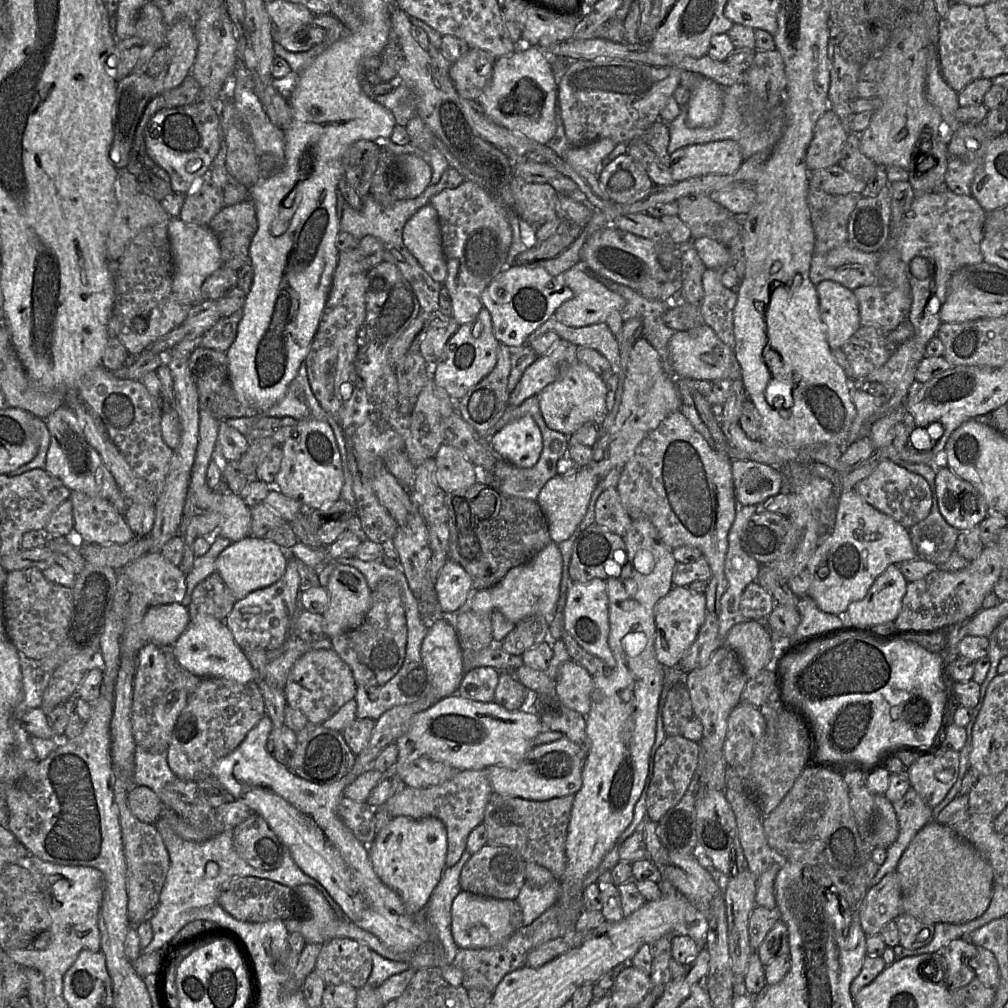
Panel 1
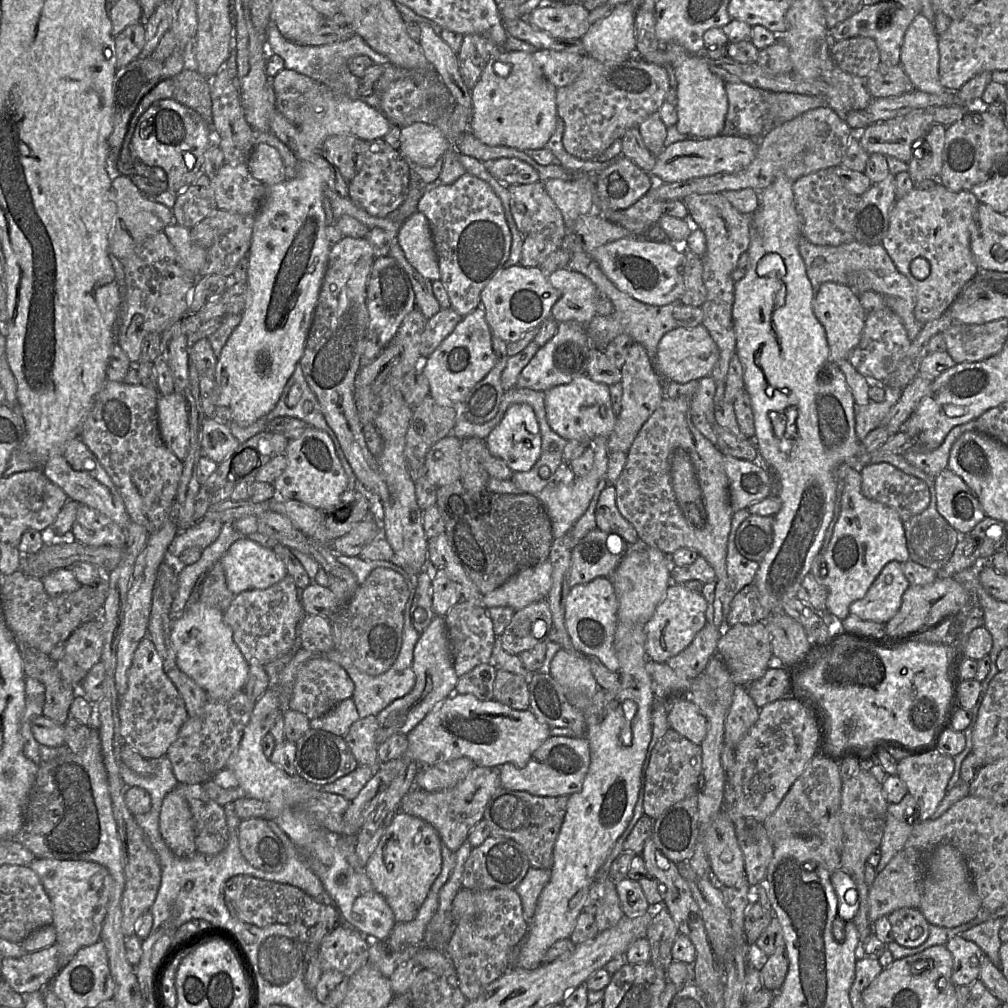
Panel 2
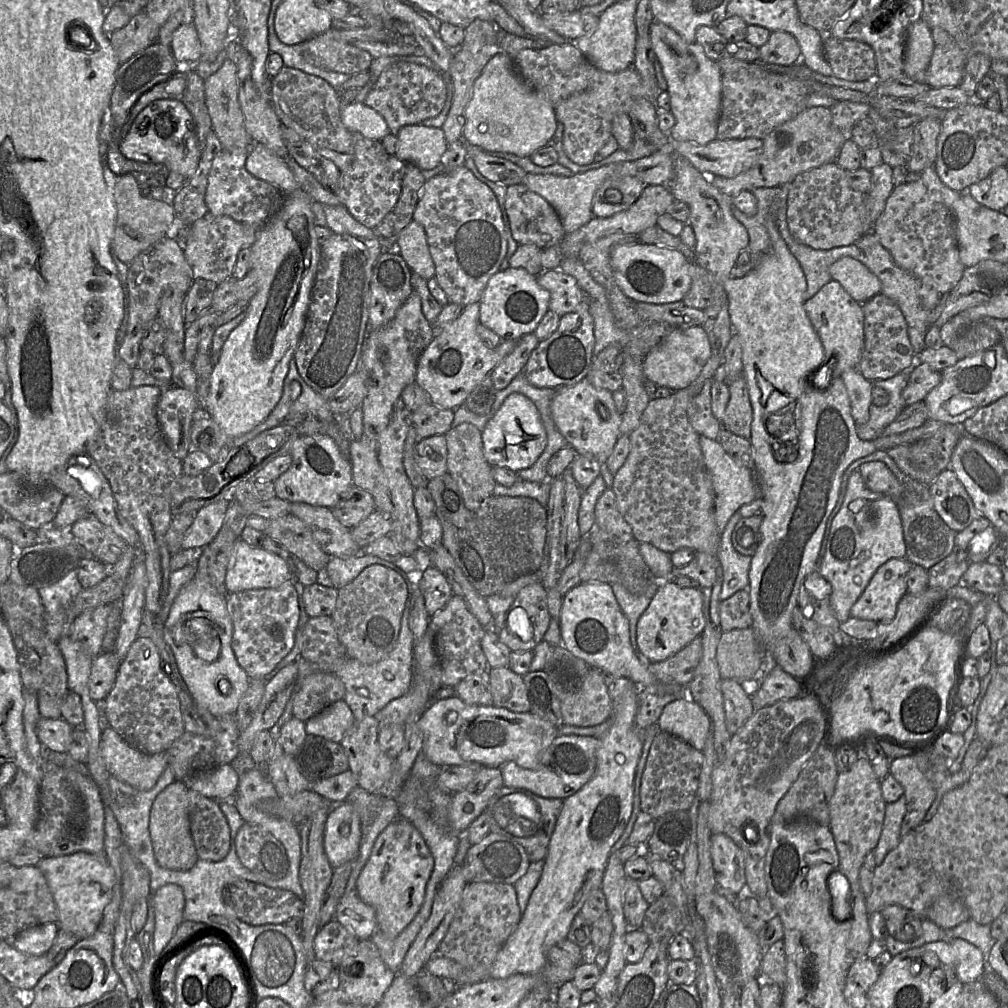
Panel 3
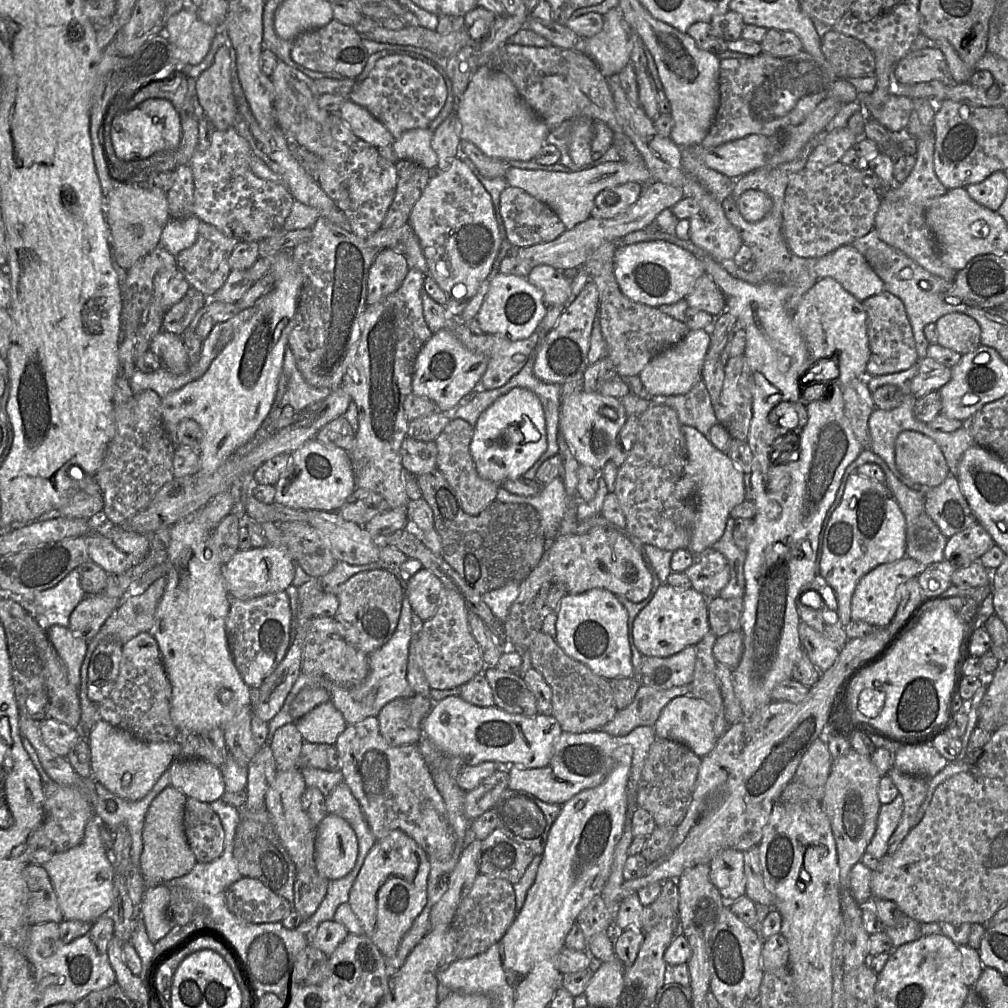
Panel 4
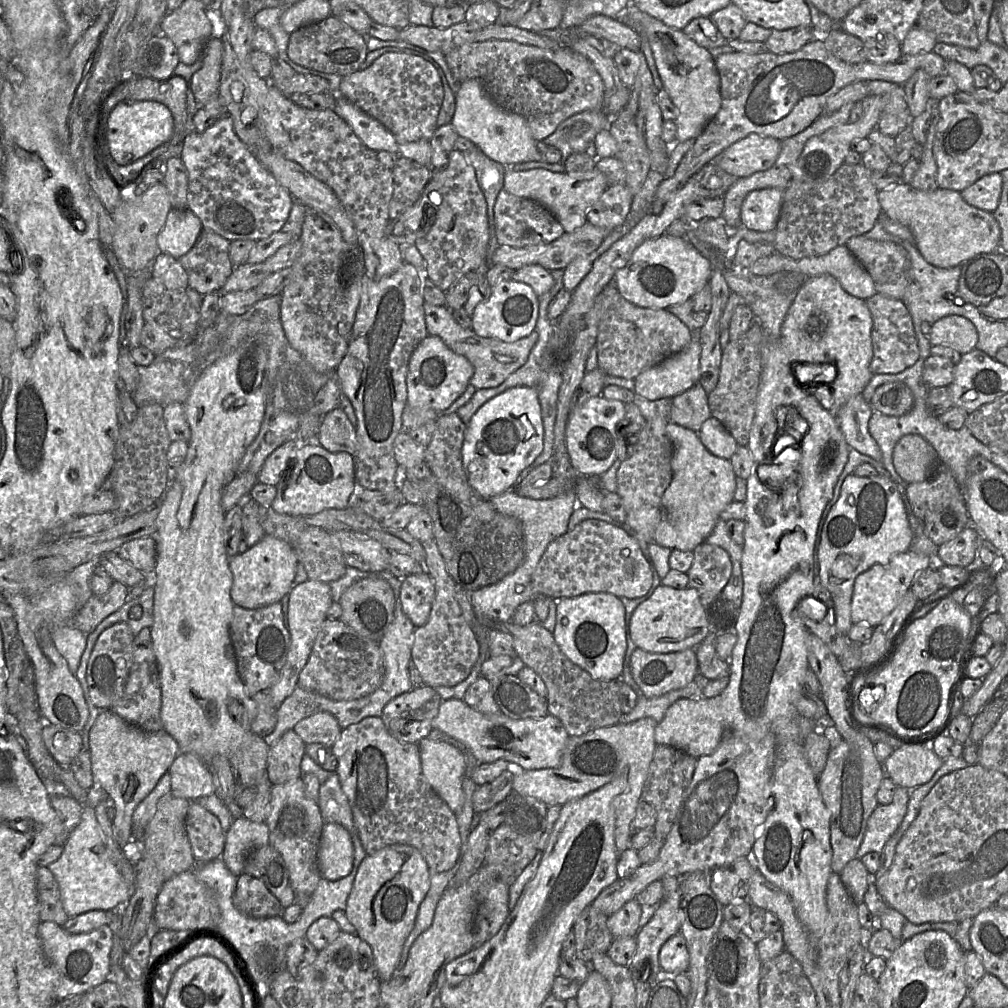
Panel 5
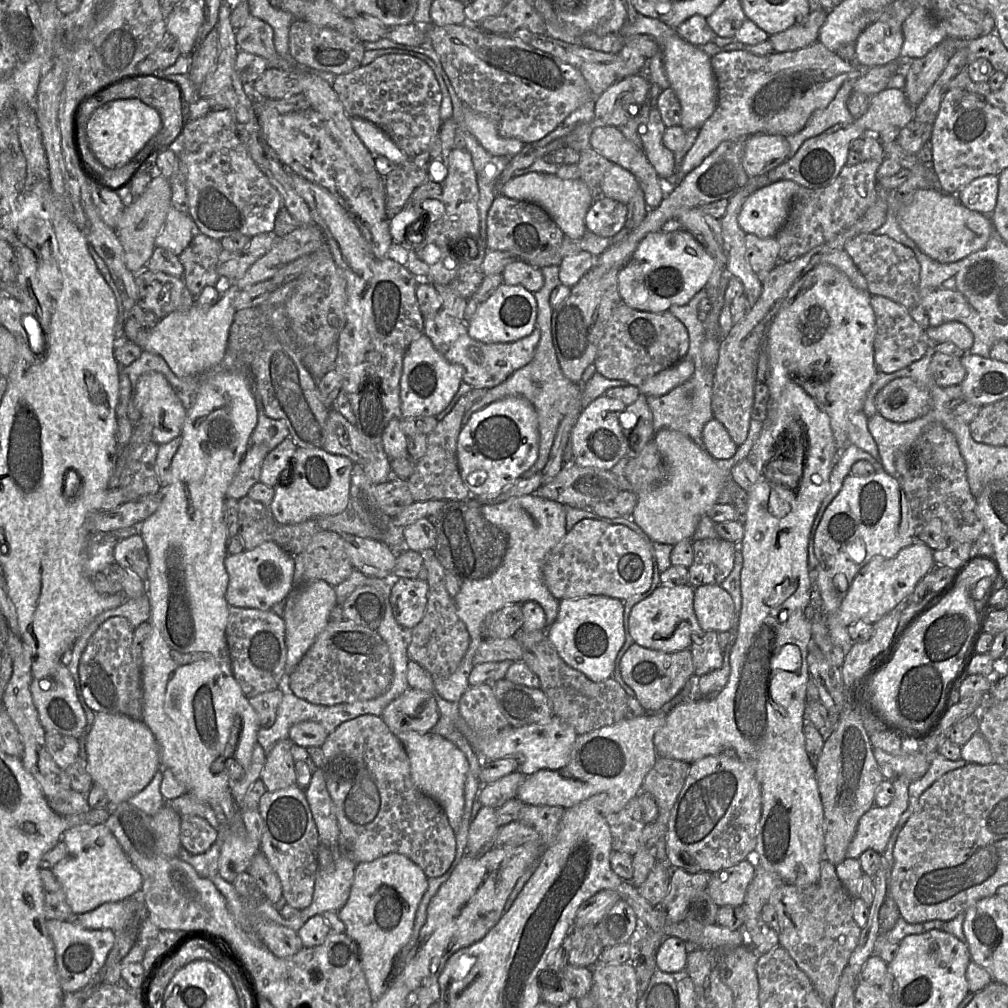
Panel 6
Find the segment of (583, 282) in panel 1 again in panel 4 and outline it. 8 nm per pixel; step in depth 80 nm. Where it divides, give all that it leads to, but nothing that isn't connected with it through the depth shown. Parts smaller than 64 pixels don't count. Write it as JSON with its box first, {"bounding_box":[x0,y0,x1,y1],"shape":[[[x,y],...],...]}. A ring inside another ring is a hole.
{"bounding_box":[526,265,574,307],"shape":[[[547,265],[532,267],[526,278],[542,290],[547,307],[556,304],[566,305],[574,298],[572,297],[571,279],[553,267]]]}

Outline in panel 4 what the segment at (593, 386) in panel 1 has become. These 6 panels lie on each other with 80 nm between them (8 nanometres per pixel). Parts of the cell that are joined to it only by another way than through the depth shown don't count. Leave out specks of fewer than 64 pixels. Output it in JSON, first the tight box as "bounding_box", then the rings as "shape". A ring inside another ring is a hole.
{"bounding_box":[560,390,627,470],"shape":[[[581,390],[561,399],[560,430],[567,444],[580,465],[588,465],[597,470],[602,470],[615,454],[617,437],[627,417],[620,400],[614,396]]]}

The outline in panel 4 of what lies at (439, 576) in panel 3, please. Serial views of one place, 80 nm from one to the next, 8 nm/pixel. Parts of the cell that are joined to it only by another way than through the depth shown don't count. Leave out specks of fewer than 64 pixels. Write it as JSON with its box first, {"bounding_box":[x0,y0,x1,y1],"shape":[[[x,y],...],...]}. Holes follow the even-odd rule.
{"bounding_box":[406,569,445,622],"shape":[[[421,569],[407,581],[406,596],[412,612],[423,622],[431,619],[441,603],[445,587],[431,571]]]}

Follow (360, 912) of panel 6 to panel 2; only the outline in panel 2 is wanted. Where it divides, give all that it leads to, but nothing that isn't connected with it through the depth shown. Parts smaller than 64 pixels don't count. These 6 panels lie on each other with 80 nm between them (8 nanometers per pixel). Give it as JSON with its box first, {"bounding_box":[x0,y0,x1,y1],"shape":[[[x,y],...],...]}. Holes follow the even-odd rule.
{"bounding_box":[365,812,442,923],"shape":[[[398,812],[365,865],[374,889],[391,908],[396,923],[415,918],[442,868],[442,841],[437,830],[424,820]]]}

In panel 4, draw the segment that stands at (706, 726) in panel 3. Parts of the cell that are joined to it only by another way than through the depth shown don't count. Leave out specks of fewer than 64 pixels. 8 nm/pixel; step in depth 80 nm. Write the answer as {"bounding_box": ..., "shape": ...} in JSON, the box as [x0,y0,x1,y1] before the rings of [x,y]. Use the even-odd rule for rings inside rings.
{"bounding_box":[654,695,718,758],"shape":[[[692,695],[680,696],[670,701],[662,710],[654,730],[656,737],[683,743],[703,758],[714,749],[718,740],[714,734],[714,719],[714,710],[706,701]]]}

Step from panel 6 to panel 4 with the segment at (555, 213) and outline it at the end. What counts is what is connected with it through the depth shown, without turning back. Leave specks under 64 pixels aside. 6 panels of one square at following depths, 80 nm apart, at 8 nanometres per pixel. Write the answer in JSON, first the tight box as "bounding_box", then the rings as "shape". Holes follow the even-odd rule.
{"bounding_box":[504,161,653,230],"shape":[[[624,161],[607,162],[587,170],[567,173],[524,170],[509,166],[504,178],[508,186],[520,188],[551,207],[563,222],[566,230],[573,229],[591,216],[595,198],[604,189],[628,182],[649,184],[653,180],[645,163]]]}

